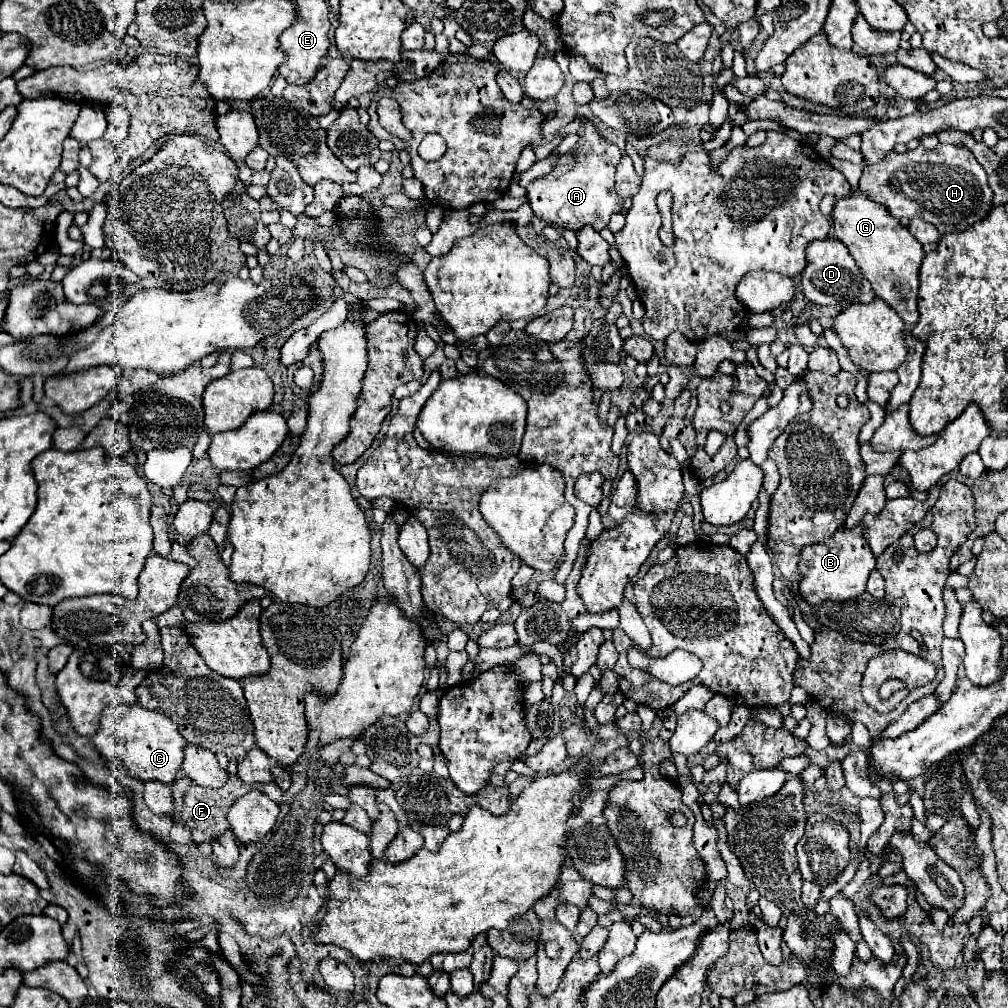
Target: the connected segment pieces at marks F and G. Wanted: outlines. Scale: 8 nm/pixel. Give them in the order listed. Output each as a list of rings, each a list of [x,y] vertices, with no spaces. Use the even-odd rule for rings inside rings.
[[[230,776],[228,782],[222,788],[218,788],[218,790],[216,788],[204,788],[200,784],[194,784],[190,778],[178,778],[170,788],[172,788],[172,798],[174,798],[174,812],[172,812],[174,814],[174,820],[178,824],[186,826],[192,832],[192,842],[196,842],[196,844],[200,844],[200,842],[212,842],[216,836],[224,834],[228,830],[228,820],[226,820],[228,808],[240,796],[248,794],[250,790],[261,790],[266,796],[270,796],[276,804],[280,804],[282,798],[284,798],[284,790],[276,782],[254,786],[244,784],[238,776]]]
[[[852,188],[848,196],[838,198],[832,210],[832,228],[840,242],[846,244],[856,260],[862,276],[872,284],[874,292],[898,312],[906,324],[918,322],[918,272],[924,258],[922,244],[902,226],[882,204],[864,196],[860,188]]]

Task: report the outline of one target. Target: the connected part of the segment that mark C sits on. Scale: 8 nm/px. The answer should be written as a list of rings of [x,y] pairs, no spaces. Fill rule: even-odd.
[[[138,704],[108,706],[102,714],[100,730],[90,738],[90,742],[100,756],[108,760],[120,760],[124,768],[130,774],[134,774],[138,780],[142,782],[158,780],[164,784],[172,784],[176,780],[182,766],[182,756],[184,756],[182,750],[186,746],[186,740],[178,732],[178,726],[168,716],[146,710]]]

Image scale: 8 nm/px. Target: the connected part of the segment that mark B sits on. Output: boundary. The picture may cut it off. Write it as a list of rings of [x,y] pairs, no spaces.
[[[862,526],[840,528],[840,532],[834,532],[832,538],[802,548],[800,552],[802,580],[798,592],[810,606],[820,606],[828,600],[840,602],[840,600],[856,598],[860,596],[860,592],[866,590],[866,582],[874,566],[876,566],[876,558],[862,536]]]

